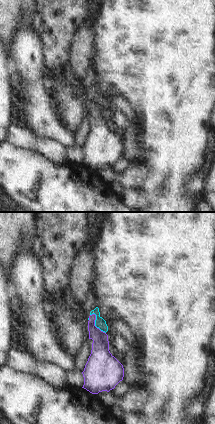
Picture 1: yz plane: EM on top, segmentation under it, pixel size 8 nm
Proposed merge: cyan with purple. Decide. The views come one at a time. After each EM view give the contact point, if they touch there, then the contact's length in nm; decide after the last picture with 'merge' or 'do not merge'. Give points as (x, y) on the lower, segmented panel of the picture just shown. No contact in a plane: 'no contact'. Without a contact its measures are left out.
meets cyan at (95, 323); contact 200 nm long

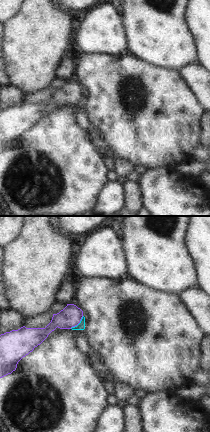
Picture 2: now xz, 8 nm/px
meets cyan at (78, 324); contact 150 nm long

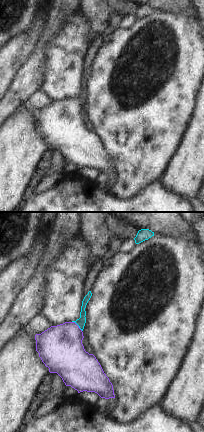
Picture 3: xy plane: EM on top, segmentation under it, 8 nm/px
meets cyan at (77, 324); contact 120 nm long

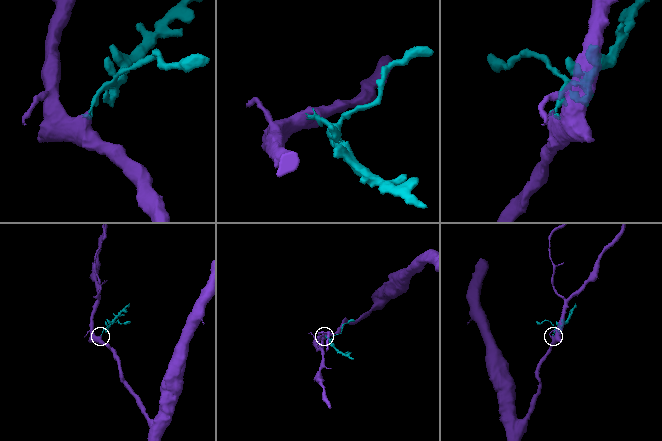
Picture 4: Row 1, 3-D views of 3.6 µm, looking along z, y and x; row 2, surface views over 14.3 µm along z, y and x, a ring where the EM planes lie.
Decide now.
do not merge

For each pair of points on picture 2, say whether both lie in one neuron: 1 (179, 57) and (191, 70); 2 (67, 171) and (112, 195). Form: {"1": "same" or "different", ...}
{"1": "different", "2": "different"}

